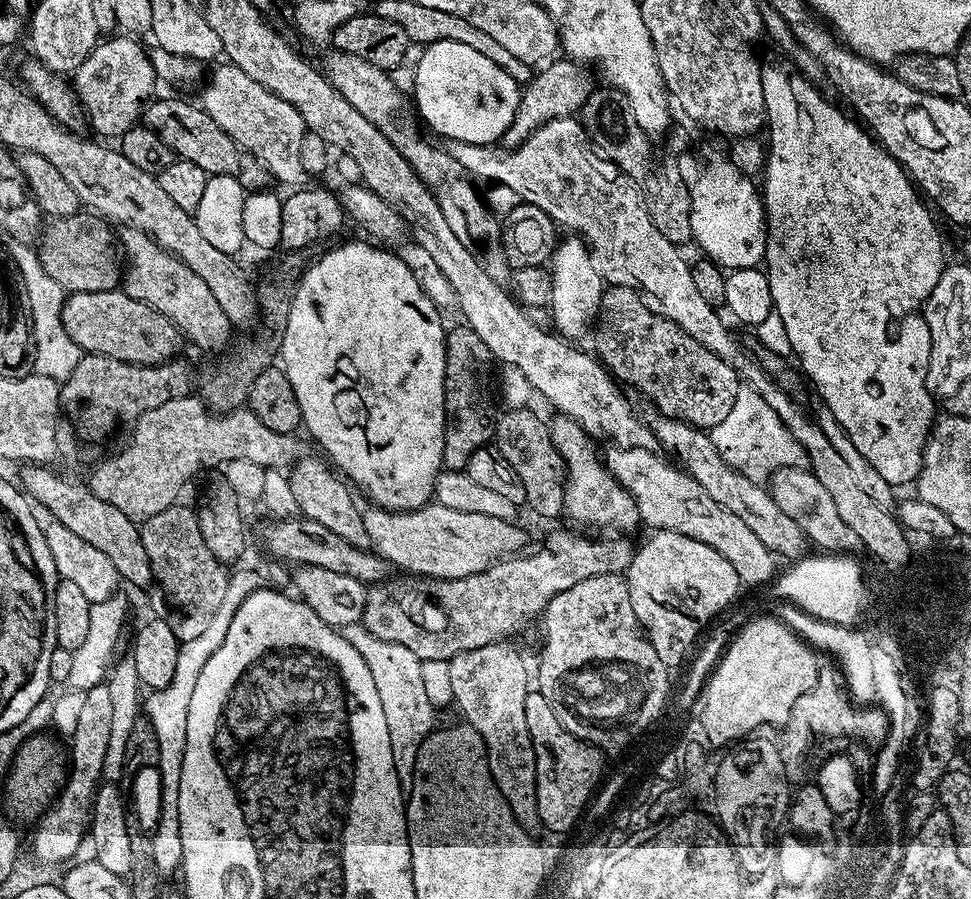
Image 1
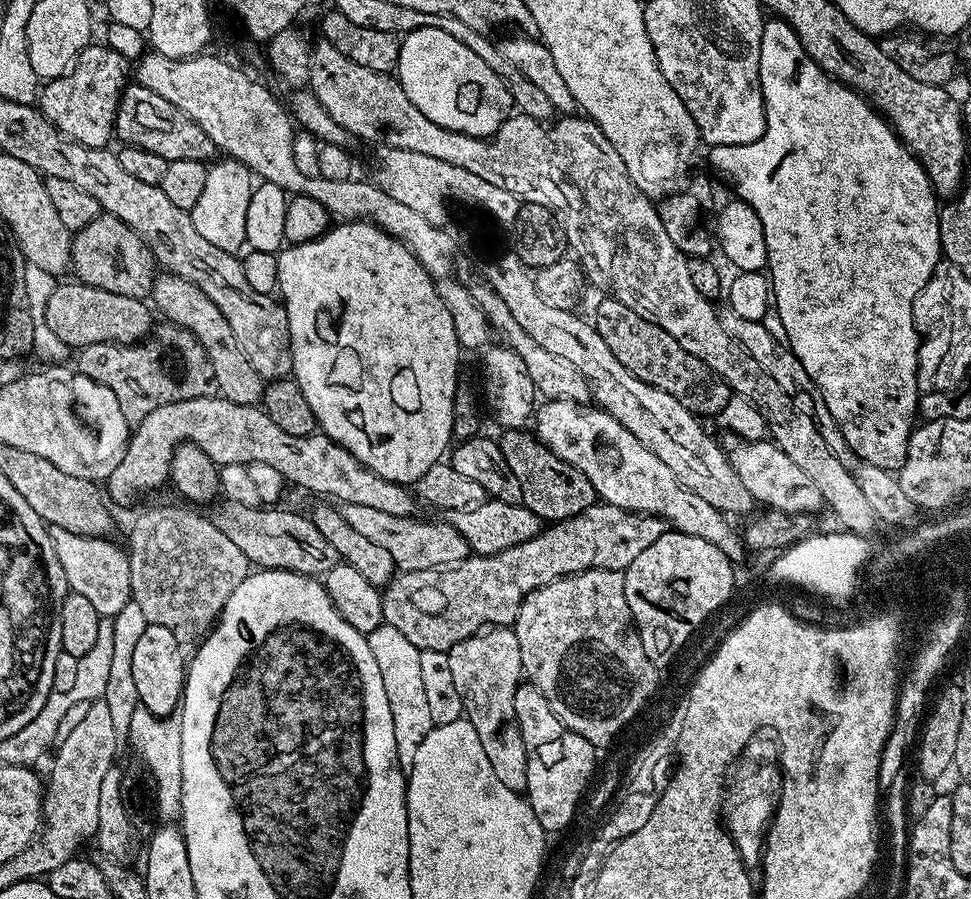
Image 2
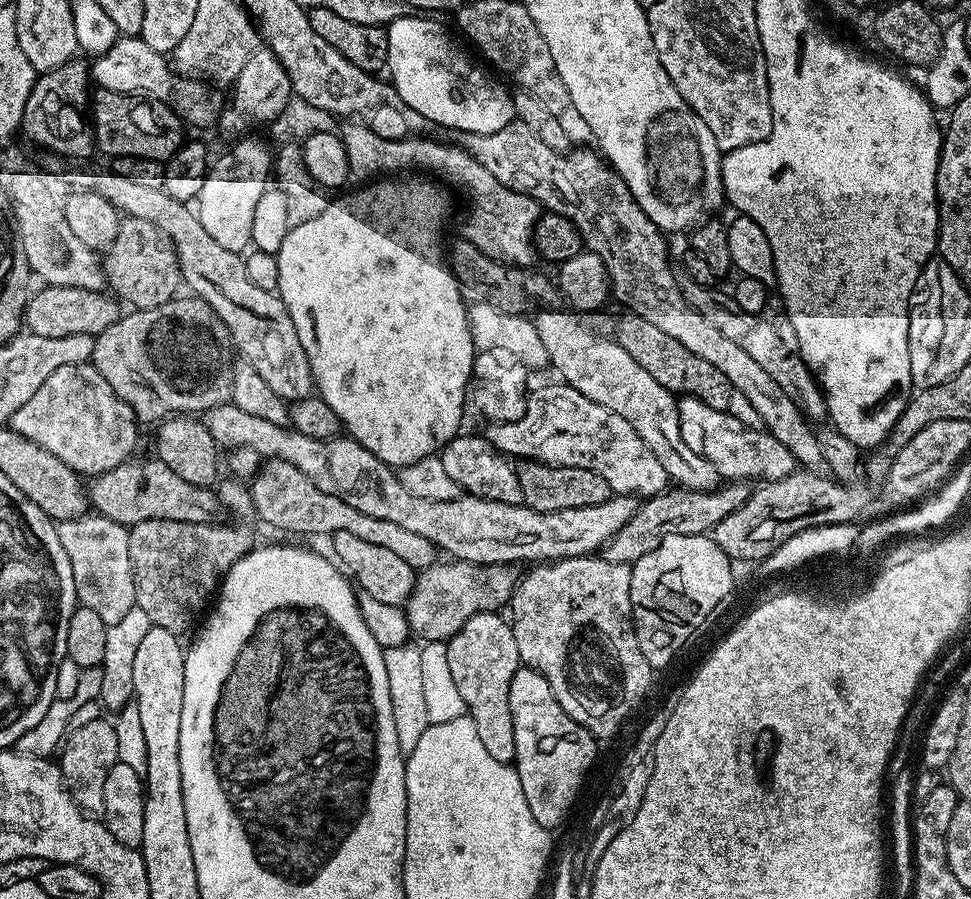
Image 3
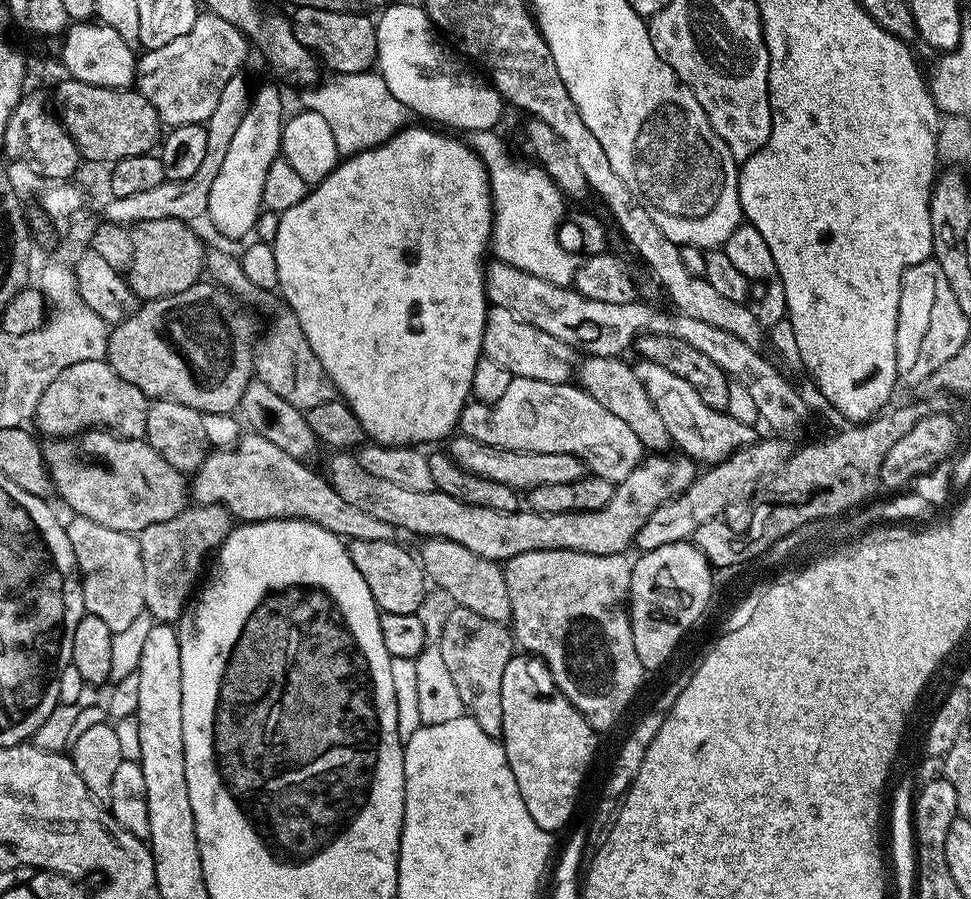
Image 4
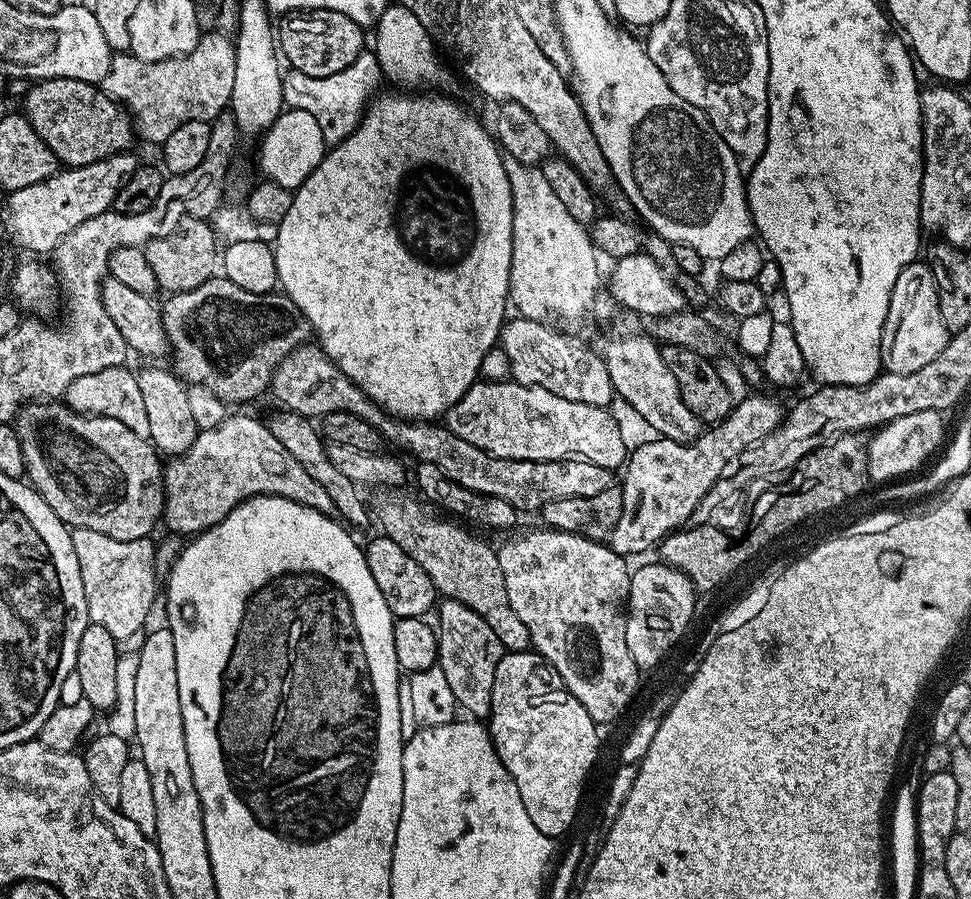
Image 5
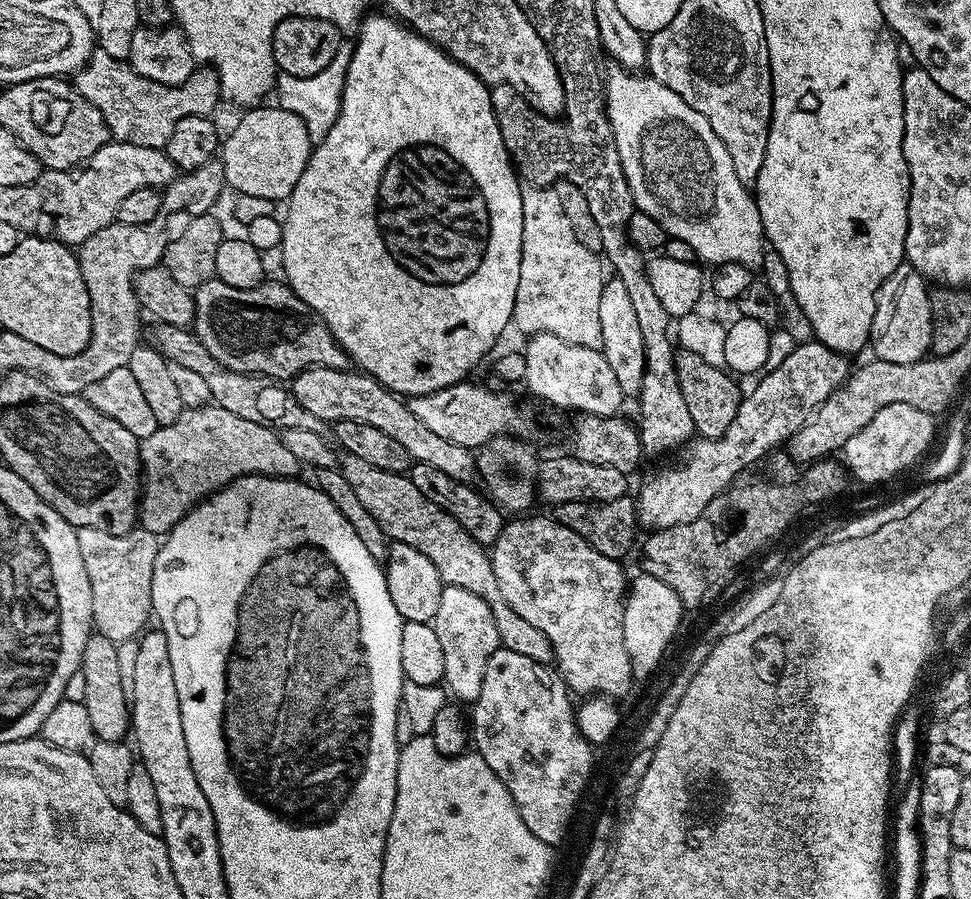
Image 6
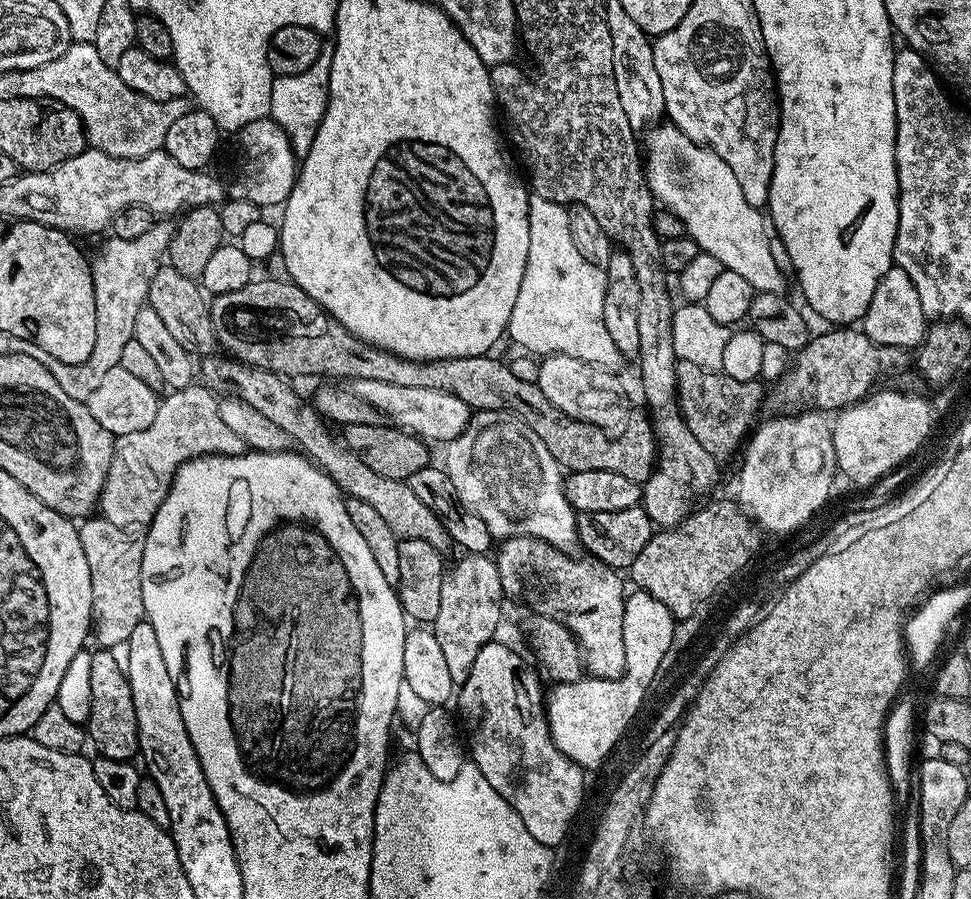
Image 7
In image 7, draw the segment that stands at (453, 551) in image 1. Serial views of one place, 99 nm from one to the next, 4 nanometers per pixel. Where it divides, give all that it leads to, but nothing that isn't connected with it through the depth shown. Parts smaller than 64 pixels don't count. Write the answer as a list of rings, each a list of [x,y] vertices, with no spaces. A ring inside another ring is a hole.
[[[194,382],[189,388],[177,388],[167,394],[168,397],[161,399],[158,414],[154,414],[154,422],[146,430],[134,430],[134,434],[116,440],[114,458],[98,505],[99,515],[114,522],[114,526],[136,530],[151,524],[176,471],[188,460],[199,456],[239,456],[245,451],[244,440],[222,419],[220,400],[212,397],[213,389]]]

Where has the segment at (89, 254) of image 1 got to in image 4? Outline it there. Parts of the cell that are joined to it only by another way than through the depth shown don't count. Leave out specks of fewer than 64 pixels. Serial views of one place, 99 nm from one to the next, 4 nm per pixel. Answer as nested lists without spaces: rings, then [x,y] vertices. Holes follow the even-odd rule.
[[[174,218],[141,220],[131,229],[132,266],[126,279],[137,301],[157,300],[163,296],[182,294],[190,286],[201,283],[206,272],[206,251],[191,223]]]

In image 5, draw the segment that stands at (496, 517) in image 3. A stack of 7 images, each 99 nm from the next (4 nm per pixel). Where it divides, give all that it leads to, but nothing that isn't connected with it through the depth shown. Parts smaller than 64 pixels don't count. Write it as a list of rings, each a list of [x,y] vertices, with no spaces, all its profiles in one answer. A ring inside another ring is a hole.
[[[753,393],[746,399],[737,401],[726,419],[713,425],[709,430],[701,431],[700,437],[691,440],[688,444],[663,438],[652,438],[656,440],[648,440],[645,444],[638,445],[637,448],[635,445],[622,472],[624,475],[622,518],[618,518],[618,526],[610,537],[611,548],[625,558],[640,556],[643,552],[650,551],[651,548],[653,551],[669,532],[675,532],[691,521],[694,510],[702,502],[702,498],[706,498],[706,494],[710,494],[710,490],[717,481],[723,479],[733,461],[740,457],[745,450],[760,444],[768,437],[781,424],[785,415],[785,407],[782,408],[778,401],[770,396]]]

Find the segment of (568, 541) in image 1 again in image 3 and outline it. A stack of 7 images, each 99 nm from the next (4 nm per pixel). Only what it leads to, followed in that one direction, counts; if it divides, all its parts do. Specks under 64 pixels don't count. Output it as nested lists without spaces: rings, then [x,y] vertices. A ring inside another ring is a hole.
[[[728,482],[715,490],[694,492],[690,488],[679,486],[669,487],[657,496],[649,496],[637,507],[634,515],[626,521],[602,549],[604,559],[619,564],[634,565],[638,558],[650,554],[662,542],[662,538],[674,534],[687,536],[702,536],[715,529],[726,514],[736,512],[744,507],[744,501],[749,496],[749,489],[740,482]],[[452,560],[443,564],[437,562],[430,567],[423,569],[417,575],[416,585],[412,588],[412,593],[406,605],[406,615],[408,618],[408,631],[413,637],[421,636],[421,641],[442,640],[447,642],[451,636],[458,634],[470,618],[479,612],[494,612],[504,607],[511,601],[512,592],[516,588],[518,572],[510,564],[471,564],[465,560]]]

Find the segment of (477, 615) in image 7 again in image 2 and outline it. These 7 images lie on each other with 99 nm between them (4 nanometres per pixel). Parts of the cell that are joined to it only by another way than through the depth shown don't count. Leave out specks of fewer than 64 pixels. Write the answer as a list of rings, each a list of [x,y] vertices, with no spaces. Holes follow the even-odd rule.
[[[489,626],[474,633],[470,638],[458,642],[447,653],[450,658],[450,671],[454,677],[454,686],[458,686],[458,694],[464,703],[464,716],[474,726],[474,730],[478,730],[478,739],[482,741],[482,750],[486,750],[486,759],[490,761],[490,766],[494,766],[494,774],[505,786],[510,786],[510,790],[523,793],[526,789],[526,742],[522,742],[522,730],[518,730],[518,722],[514,714],[514,694],[518,691],[522,683],[524,667],[522,666],[522,650],[518,650],[518,638],[515,631],[508,626]]]

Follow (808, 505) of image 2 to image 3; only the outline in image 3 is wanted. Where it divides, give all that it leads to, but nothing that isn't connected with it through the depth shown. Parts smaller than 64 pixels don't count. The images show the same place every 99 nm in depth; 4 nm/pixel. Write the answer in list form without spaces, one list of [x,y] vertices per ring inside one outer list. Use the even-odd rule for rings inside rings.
[[[680,396],[676,401],[676,409],[678,410],[678,426],[682,430],[682,438],[686,446],[690,446],[694,454],[706,458],[714,466],[721,479],[742,482],[747,480],[746,478],[760,476],[759,479],[770,481],[786,477],[796,470],[797,462],[790,454],[789,448],[782,445],[782,442],[767,432],[767,429],[746,428],[740,419],[734,418],[727,411],[714,410],[714,406],[706,406],[706,402],[693,396]]]

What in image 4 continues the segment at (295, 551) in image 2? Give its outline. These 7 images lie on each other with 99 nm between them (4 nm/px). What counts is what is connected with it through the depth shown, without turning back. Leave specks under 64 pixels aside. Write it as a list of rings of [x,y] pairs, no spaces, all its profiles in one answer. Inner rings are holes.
[[[89,430],[78,436],[45,439],[42,447],[55,495],[64,499],[69,513],[90,518],[90,522],[98,522],[98,526],[139,534],[146,526],[167,522],[189,507],[190,484],[186,476],[170,466],[145,439],[128,440],[107,430]]]

